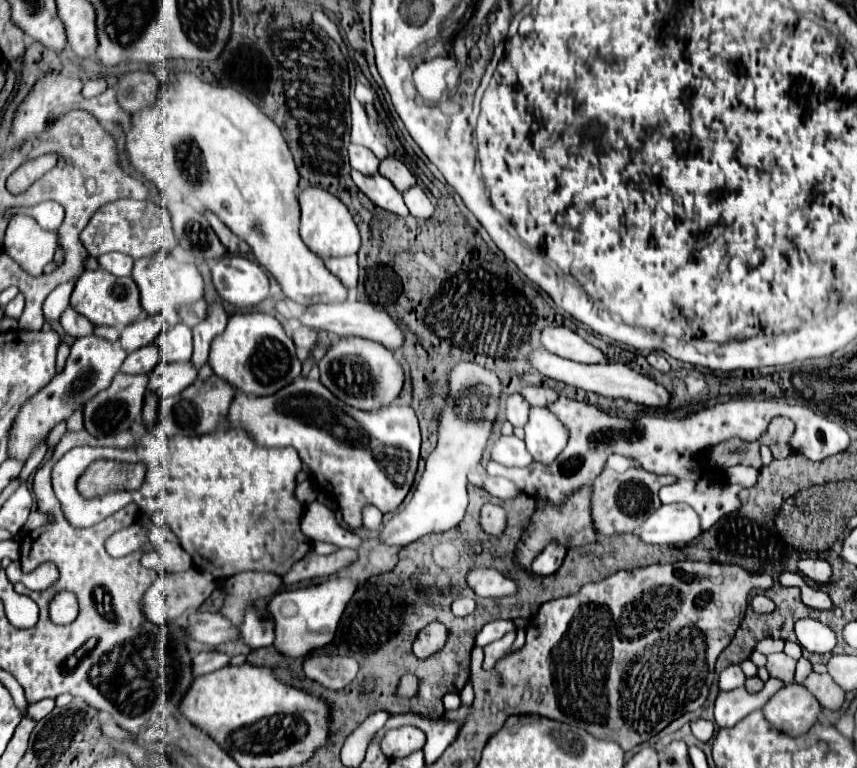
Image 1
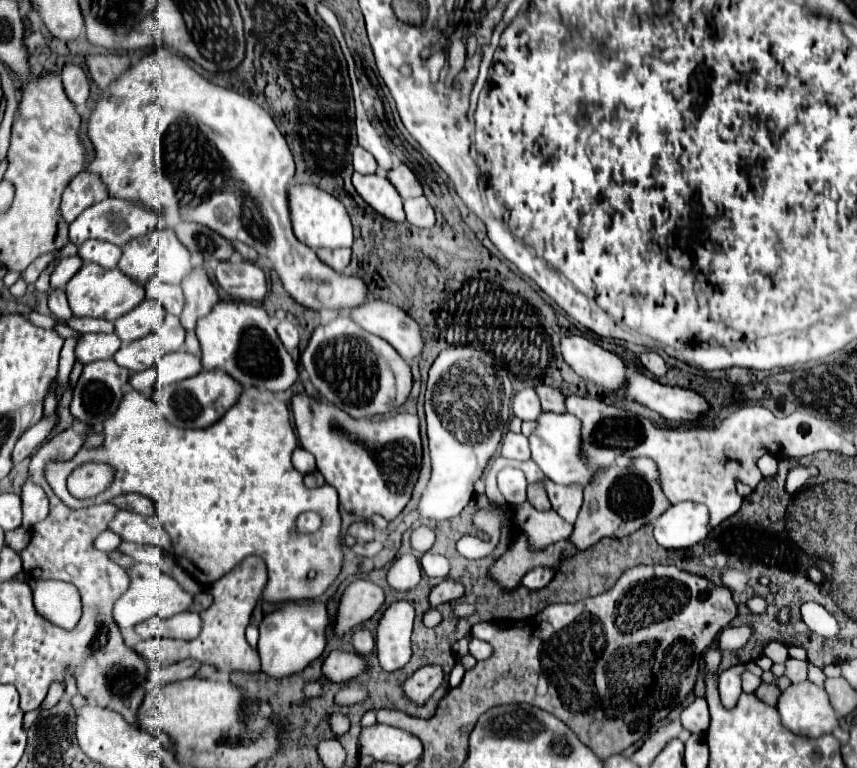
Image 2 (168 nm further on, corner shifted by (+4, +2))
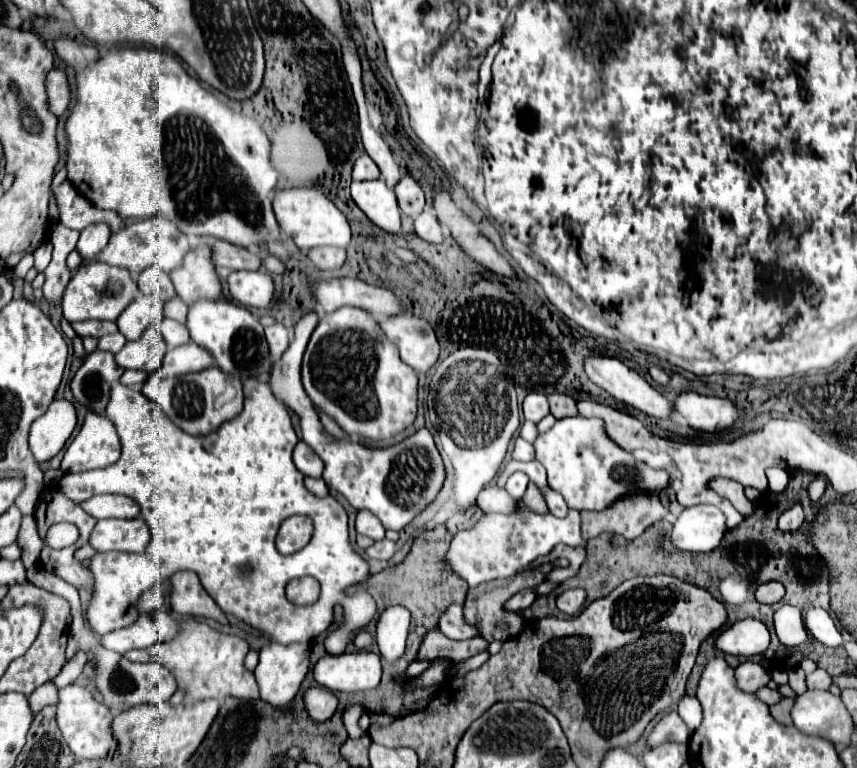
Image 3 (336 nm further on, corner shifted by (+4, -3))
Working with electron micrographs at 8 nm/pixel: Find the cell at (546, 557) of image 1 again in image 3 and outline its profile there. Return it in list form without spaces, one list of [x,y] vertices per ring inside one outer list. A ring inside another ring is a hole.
[[[520,591],[514,597],[510,597],[508,603],[504,603],[504,609],[510,613],[518,613],[522,609],[528,609],[534,603],[534,599],[536,599],[534,591]]]

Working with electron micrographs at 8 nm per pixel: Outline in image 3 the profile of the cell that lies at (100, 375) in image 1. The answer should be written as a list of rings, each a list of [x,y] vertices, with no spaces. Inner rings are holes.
[[[114,333],[114,335],[106,335],[106,337],[100,337],[98,341],[98,349],[104,349],[104,351],[112,351],[112,353],[118,353],[126,343],[126,337],[122,333]]]

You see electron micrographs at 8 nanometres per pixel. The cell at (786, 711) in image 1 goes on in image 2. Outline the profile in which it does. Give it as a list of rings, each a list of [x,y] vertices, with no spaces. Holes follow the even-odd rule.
[[[812,682],[790,684],[776,704],[784,728],[798,736],[816,738],[838,726],[836,712],[828,702],[824,688]]]

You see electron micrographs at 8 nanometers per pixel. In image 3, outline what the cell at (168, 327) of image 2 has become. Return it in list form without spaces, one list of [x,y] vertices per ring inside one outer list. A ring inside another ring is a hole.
[[[164,319],[164,321],[160,323],[160,331],[162,331],[164,339],[166,339],[168,349],[178,347],[178,345],[184,345],[184,343],[190,341],[190,335],[188,335],[186,325],[182,325],[182,323],[174,321],[174,319]]]

